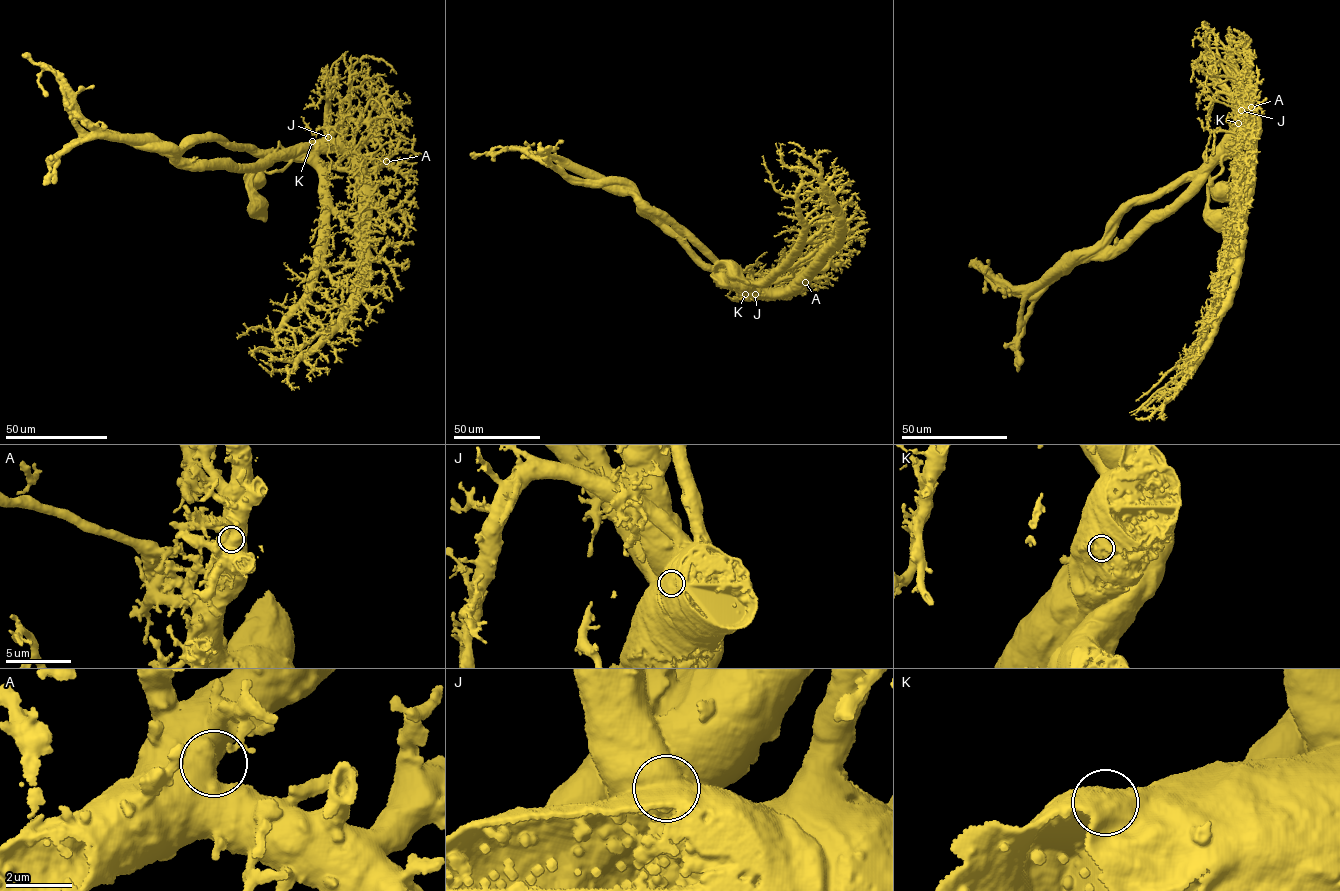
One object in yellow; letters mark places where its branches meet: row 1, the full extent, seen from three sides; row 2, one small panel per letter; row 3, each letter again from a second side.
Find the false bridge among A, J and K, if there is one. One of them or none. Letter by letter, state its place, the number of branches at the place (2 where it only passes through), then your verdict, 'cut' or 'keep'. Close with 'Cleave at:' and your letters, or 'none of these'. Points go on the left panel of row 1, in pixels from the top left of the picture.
A: at (386, 161); 1 branches meet; keep
J: at (328, 137); 1 branches meet; cut
K: at (312, 141); 1 branches meet; keep
Cleave at: J

